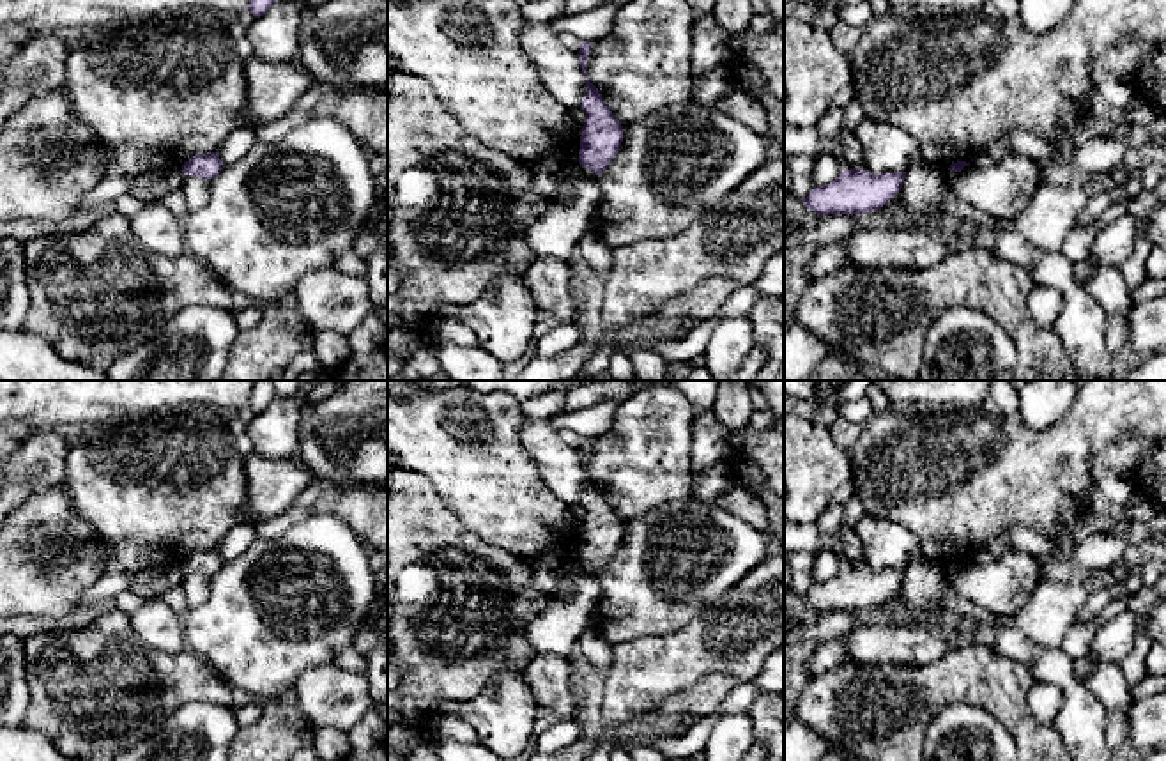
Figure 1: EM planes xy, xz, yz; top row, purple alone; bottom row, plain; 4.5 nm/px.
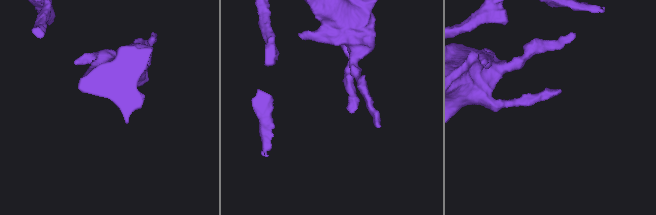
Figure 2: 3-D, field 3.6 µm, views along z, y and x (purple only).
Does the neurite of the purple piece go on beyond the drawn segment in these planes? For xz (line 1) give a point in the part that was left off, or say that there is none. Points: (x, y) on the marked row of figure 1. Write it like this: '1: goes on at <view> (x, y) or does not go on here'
1: does not go on here

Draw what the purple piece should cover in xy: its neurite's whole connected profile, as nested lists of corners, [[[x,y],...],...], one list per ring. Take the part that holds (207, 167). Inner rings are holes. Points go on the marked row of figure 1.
[[[218,152],[211,154],[195,154],[184,165],[182,170],[186,175],[196,175],[205,179],[207,182],[214,179],[223,168],[223,161]]]

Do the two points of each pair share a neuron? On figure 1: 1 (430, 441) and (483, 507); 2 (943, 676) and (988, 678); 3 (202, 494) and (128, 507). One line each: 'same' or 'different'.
1: same
2: same
3: same

